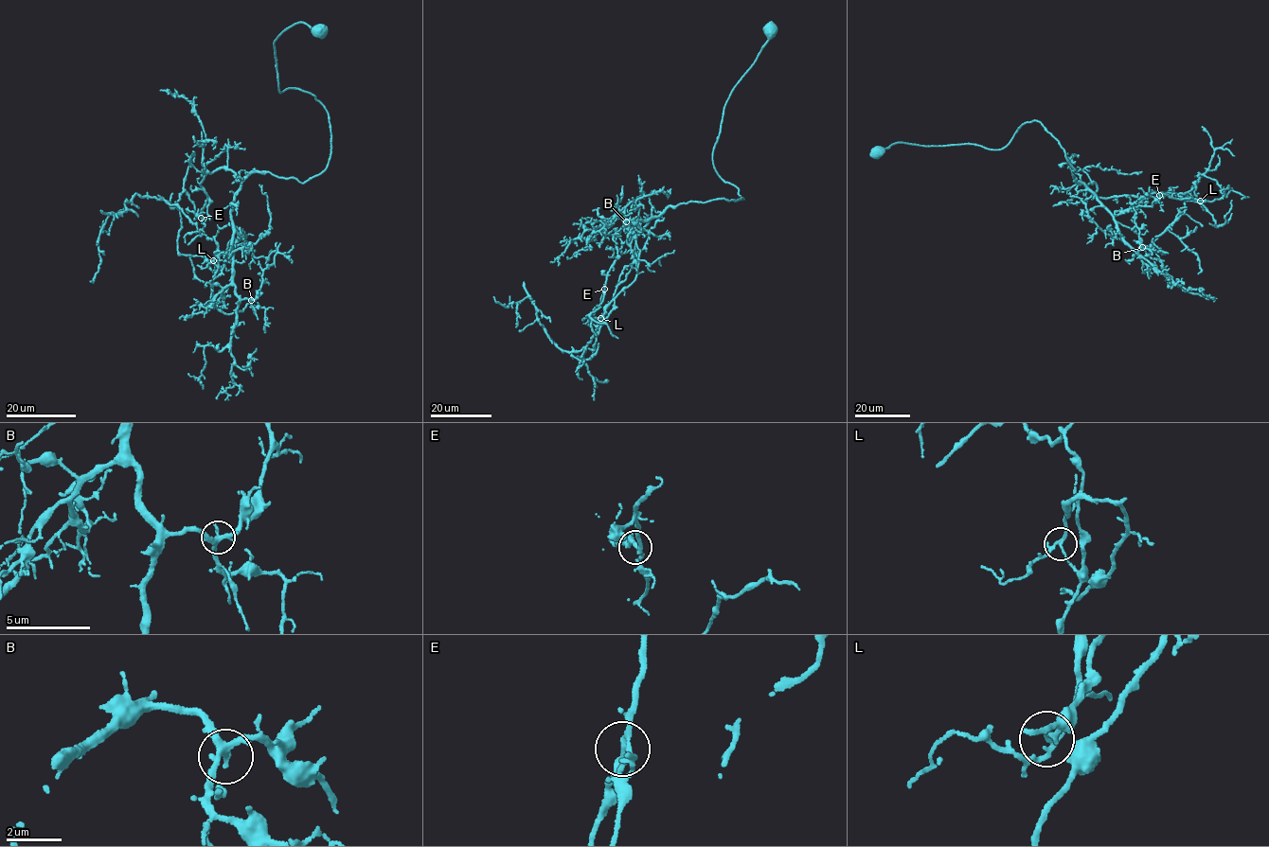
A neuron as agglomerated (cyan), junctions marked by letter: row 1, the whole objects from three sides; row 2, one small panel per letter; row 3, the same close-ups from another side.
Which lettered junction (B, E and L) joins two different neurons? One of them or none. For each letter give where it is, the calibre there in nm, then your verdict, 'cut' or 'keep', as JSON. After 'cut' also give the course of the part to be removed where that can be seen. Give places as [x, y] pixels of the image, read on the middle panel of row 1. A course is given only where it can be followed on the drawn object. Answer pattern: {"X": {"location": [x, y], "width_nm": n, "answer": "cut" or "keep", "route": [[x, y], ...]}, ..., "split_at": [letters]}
{"B": {"location": [626, 221], "width_nm": 240, "answer": "keep"}, "E": {"location": [604, 289], "width_nm": 200, "answer": "keep"}, "L": {"location": [600, 318], "width_nm": 130, "answer": "cut", "route": [[600, 318], [587, 344], [577, 352], [566, 352], [550, 339], [529, 298], [506, 307], [493, 297]]}, "split_at": ["L"]}

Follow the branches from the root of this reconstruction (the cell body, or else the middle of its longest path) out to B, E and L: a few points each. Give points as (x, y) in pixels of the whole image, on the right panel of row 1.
B: (878, 151), (900, 142), (1001, 149), (1037, 120), (1121, 239), (1135, 253), (1142, 247)
E: (878, 151), (900, 142), (1001, 149), (1037, 120), (1063, 149), (1075, 182), (1095, 184), (1095, 197), (1159, 195)
L: (878, 151), (900, 142), (1001, 149), (1037, 120), (1063, 149), (1075, 182), (1113, 215), (1156, 192), (1200, 201)

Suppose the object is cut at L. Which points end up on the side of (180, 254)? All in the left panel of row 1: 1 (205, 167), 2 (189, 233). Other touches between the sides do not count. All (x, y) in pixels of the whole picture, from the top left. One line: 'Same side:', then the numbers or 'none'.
Same side: none

